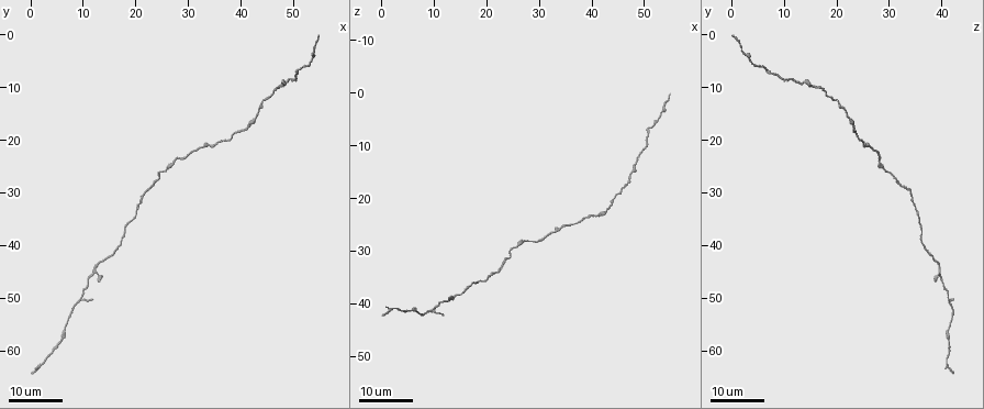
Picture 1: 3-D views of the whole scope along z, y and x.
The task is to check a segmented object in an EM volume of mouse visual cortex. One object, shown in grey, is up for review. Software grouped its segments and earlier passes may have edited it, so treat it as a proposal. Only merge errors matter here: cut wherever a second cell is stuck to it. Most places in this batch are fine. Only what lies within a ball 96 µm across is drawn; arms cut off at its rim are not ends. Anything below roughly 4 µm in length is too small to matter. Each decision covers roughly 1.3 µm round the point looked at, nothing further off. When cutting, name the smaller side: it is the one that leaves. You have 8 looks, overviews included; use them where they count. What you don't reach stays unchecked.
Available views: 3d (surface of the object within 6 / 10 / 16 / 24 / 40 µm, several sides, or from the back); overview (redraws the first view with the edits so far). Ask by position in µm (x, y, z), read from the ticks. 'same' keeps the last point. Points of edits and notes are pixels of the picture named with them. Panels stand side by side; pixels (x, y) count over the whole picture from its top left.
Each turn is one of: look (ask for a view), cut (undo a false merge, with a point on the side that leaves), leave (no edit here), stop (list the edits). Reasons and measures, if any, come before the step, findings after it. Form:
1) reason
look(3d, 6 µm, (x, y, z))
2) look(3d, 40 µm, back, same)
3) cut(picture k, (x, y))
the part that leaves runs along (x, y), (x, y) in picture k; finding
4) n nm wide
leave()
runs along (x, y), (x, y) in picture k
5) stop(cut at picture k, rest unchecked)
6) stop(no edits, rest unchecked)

sudden change in width
look(3d, 24 µm, (43.0, 16.5, 23.0))

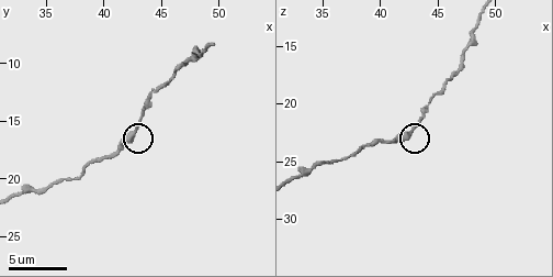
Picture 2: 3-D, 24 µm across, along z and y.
look(3d, 10 µm, (42.4, 16.0, 22.6))

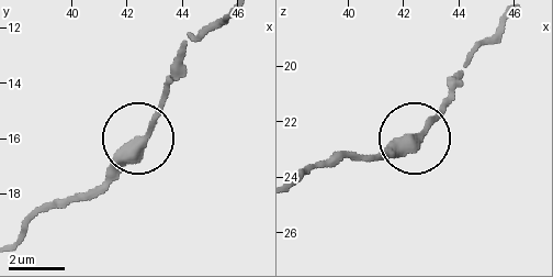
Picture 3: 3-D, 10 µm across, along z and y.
360 nm wide
leave()
runs along (296, 183), (325, 161), (403, 152), (450, 99) in picture 3; continuous, no second cell

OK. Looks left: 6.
look(3d, 16 µm, (26.5, 25.0, 28.5))

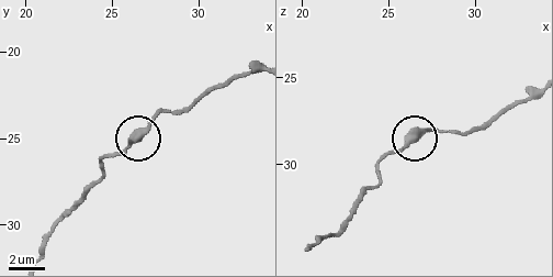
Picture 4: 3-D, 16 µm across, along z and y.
look(3d, 10 µm, (26.2, 25.2, 28.5))

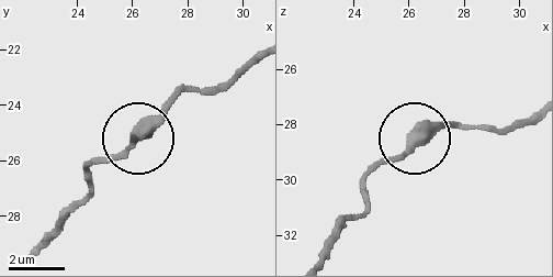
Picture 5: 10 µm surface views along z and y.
leave()
one cell here

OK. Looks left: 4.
sudden change in width
look(3d, 24 µm, (20.5, 33.0, 35.0))

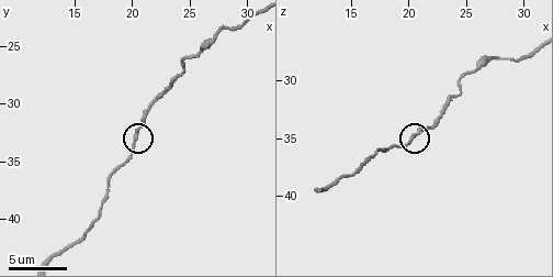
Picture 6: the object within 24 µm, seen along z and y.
closer look
look(3d, 6 µm, (20.4, 32.2, 35.0))

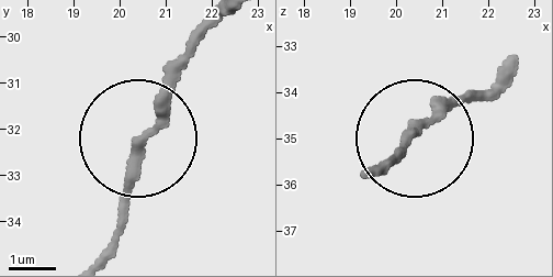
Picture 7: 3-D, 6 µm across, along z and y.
180 nm wide
leave()
runs along (212, 29), (145, 146), (117, 248) in picture 7; one cell here

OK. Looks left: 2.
two arms in line, one across
look(3d, 16 µm, (10.0, 49.0, 41.5))

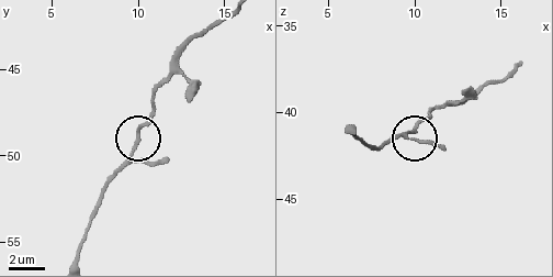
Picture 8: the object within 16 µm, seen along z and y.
look(3d, 6 µm, (9.7, 49.6, 41.1))

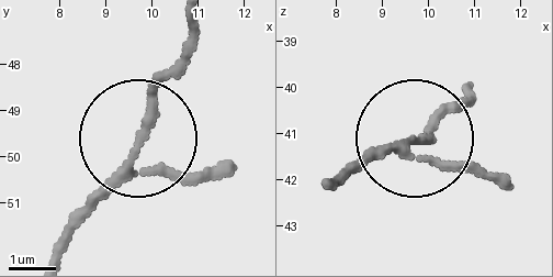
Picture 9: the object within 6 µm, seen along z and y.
140 nm wide
leave()
runs along (474, 86), (427, 137), (349, 162) in picture 9; continuous, no second cell

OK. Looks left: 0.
stop(no edits, rest unchecked)

